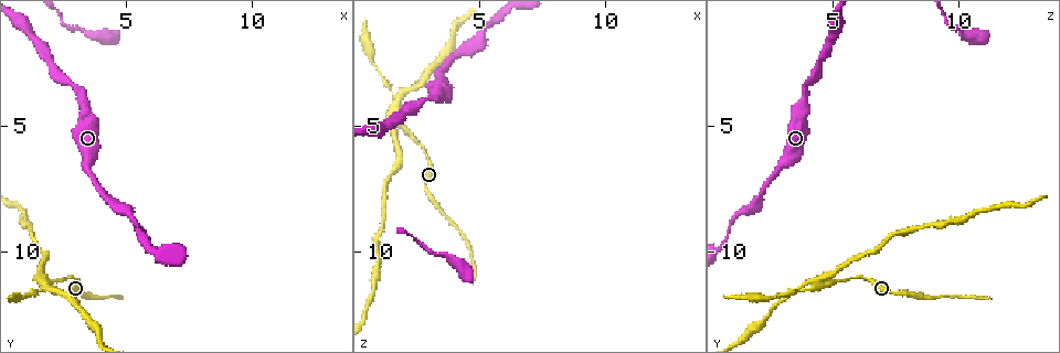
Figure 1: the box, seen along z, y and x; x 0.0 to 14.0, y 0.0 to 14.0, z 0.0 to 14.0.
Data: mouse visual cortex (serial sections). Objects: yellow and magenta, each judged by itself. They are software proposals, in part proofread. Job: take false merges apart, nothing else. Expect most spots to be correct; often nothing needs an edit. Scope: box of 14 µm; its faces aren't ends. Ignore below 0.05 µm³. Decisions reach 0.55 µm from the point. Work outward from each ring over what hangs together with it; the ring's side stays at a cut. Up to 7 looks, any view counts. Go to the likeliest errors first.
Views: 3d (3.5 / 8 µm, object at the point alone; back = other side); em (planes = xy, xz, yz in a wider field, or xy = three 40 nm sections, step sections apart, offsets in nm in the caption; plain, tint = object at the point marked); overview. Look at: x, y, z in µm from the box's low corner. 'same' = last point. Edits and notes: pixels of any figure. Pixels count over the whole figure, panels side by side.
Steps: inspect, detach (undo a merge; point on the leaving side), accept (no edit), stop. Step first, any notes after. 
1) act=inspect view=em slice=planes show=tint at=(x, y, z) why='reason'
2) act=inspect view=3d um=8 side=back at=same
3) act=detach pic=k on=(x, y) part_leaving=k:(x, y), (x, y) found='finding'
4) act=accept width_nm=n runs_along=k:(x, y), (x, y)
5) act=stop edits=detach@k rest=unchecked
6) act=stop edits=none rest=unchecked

act=inspect view=3d um=8 at=(3.5, 6.6, 2.8) why='calibre changes'

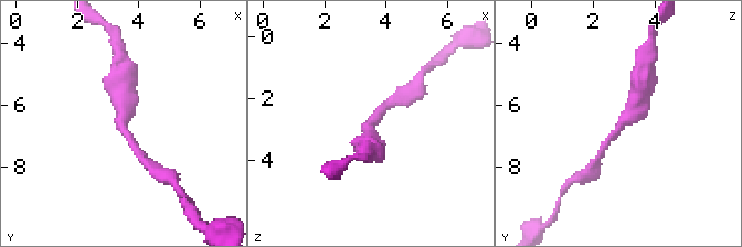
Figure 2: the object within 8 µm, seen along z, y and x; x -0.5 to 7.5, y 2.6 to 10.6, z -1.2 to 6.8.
act=inspect view=3d um=3.5 side=back at=(3.5, 6.7, 2.9)

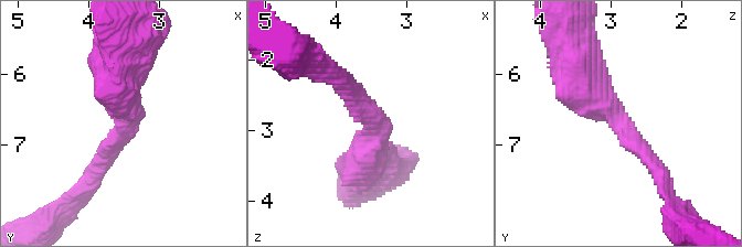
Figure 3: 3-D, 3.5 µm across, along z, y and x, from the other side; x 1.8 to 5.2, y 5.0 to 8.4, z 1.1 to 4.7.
act=inspect view=em slice=xy step=5 show=tint at=(3.50, 6.70, 2.85) why='need the tissue'

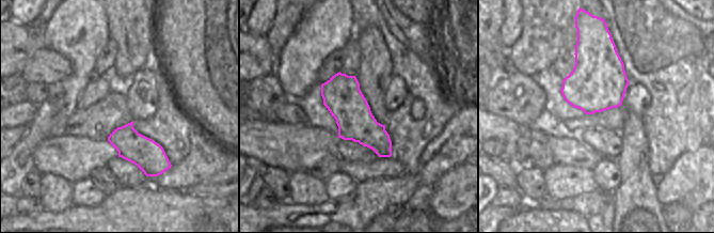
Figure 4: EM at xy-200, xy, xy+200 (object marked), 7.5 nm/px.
act=accept width_nm=280 runs_along=3:(579, 62), (586, 89), (660, 176) found='continuous, no second cell'

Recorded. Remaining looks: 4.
act=inspect view=3d um=3.5 side=back at=(1.2, 11.7, 3.0) why='thin neck'

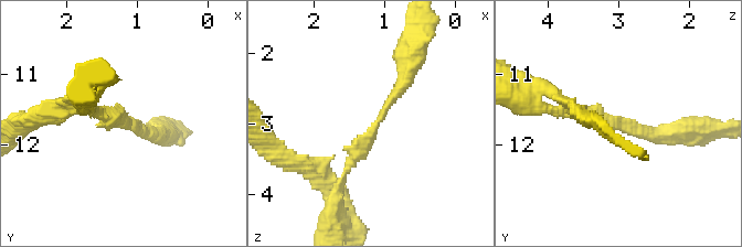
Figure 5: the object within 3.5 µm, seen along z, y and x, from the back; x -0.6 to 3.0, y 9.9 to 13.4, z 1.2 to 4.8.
act=inspect view=em slice=xy step=3 show=tint at=(1.05, 11.70, 3.00)

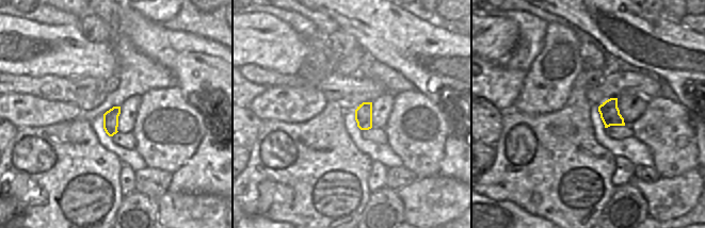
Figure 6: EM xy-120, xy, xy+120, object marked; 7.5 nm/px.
act=accept found='all the same cell'

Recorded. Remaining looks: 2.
act=inspect view=3d um=3.5 at=(5.1, 8.6, 1.1) why='sudden change in width'

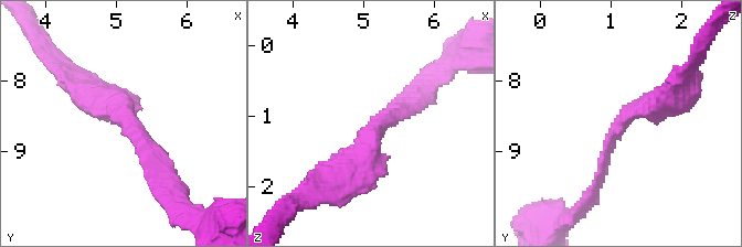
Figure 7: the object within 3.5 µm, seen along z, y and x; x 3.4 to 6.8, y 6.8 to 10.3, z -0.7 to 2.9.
act=inspect view=em slice=xy step=3 show=tint at=(5.15, 8.50, 1.20) arm_widths_nm=150,500

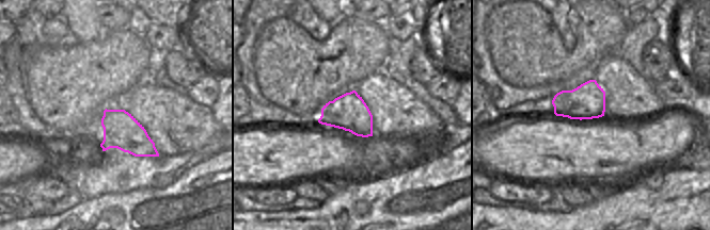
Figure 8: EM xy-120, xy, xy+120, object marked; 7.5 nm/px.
act=accept width_nm=280 runs_along=7:(675, 97), (626, 114), (601, 175) found='continuous, no second cell'

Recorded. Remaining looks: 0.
act=stop edits=none rest=unchecked

